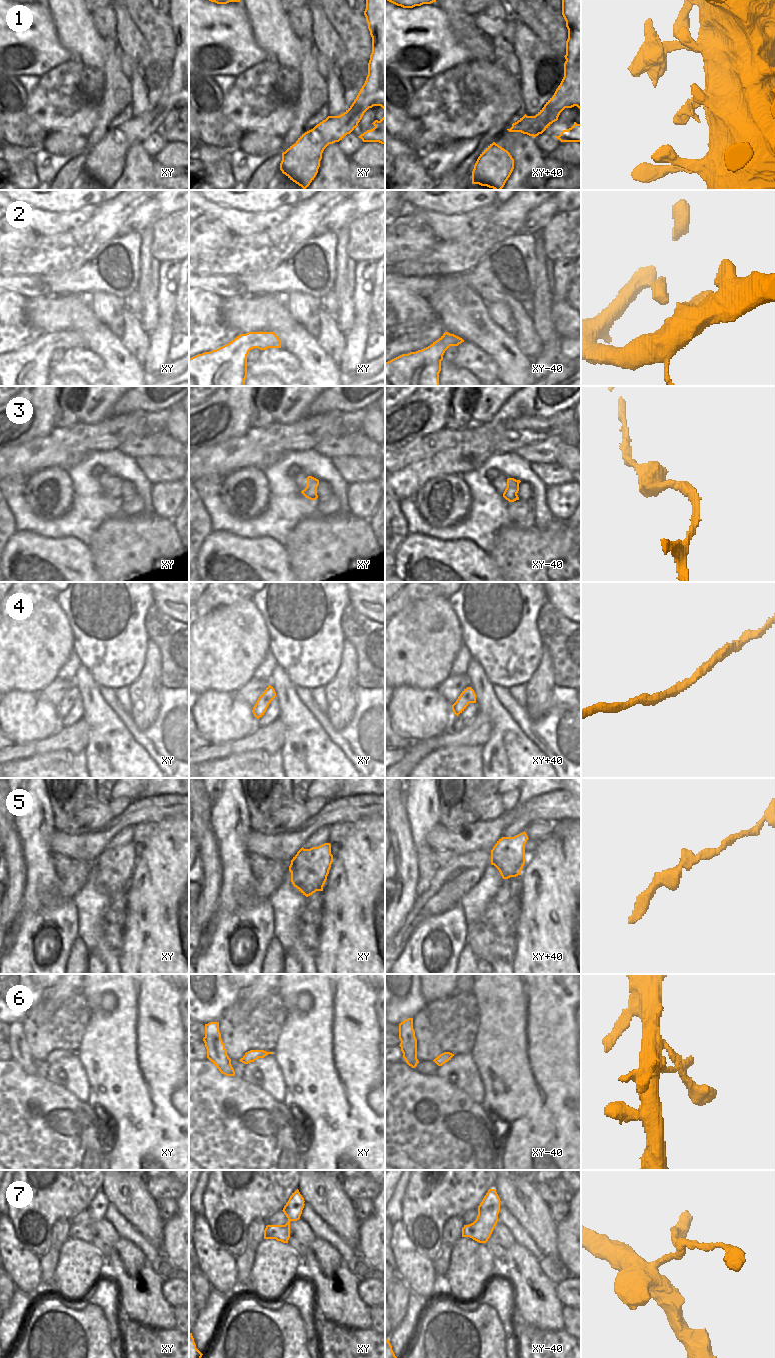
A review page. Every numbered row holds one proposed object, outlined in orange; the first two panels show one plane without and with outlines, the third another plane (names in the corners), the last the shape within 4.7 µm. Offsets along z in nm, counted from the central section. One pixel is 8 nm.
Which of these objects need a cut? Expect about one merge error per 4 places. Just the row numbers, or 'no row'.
7

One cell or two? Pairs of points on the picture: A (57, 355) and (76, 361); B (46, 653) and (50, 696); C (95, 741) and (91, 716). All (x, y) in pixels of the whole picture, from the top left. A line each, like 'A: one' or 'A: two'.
A: two
B: two
C: one

